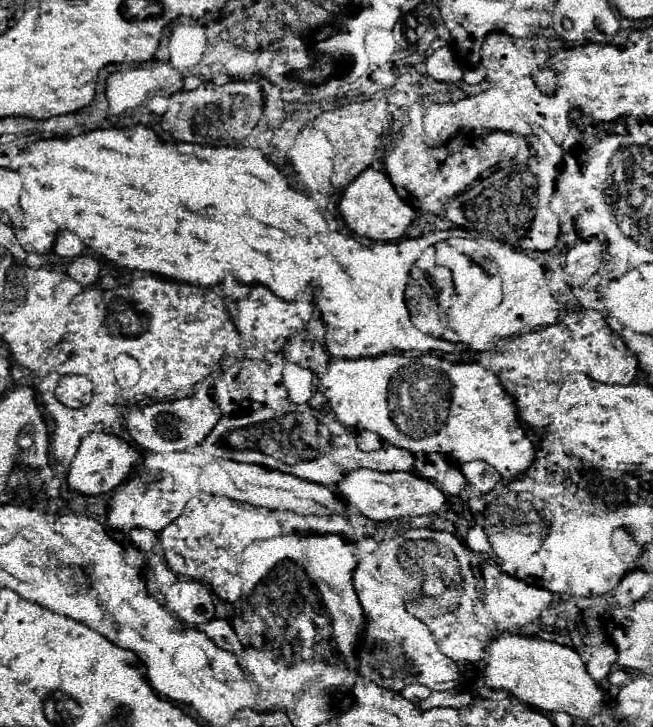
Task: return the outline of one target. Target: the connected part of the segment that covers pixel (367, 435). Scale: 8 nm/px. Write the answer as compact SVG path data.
M359 432L359 434L355 436L355 440L357 440L357 446L359 446L363 452L371 452L371 450L383 446L381 440L379 440L379 436L375 436L373 432Z

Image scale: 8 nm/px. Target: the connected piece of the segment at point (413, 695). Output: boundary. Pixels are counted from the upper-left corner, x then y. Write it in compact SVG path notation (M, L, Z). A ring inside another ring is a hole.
M409 684L409 686L405 686L403 692L401 692L401 696L407 698L407 700L411 700L413 704L425 700L429 694L431 694L431 690L429 690L429 688L423 688L421 684Z

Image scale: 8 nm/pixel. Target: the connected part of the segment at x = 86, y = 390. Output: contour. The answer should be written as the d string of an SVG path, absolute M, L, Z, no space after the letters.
M67 376L55 388L55 400L67 408L81 408L93 398L93 386L83 376Z

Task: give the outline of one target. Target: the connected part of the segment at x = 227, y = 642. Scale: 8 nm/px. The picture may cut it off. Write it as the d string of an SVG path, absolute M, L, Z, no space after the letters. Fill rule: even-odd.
M215 618L215 620L209 620L207 624L201 626L201 630L221 648L233 652L233 654L239 654L241 652L241 644L233 632L233 628L229 626L227 620L221 620L221 618Z

